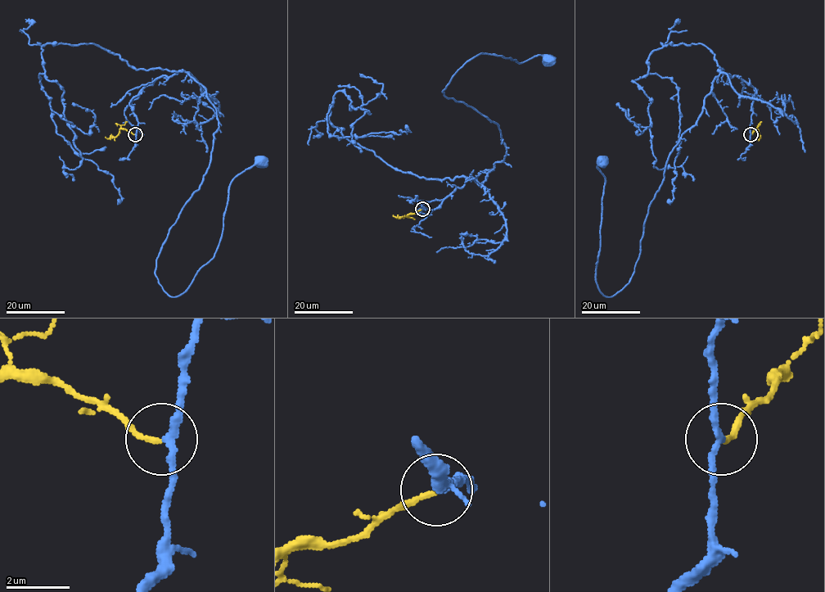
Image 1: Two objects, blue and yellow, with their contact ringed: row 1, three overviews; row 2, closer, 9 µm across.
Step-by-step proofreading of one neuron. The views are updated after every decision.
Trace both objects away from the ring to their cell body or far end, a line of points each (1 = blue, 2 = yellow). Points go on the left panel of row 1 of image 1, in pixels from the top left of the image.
1: (135, 134), (129, 101), (164, 75), (215, 110), (156, 260), (173, 296), (263, 161)
2: (135, 135), (120, 128), (115, 137), (105, 137)

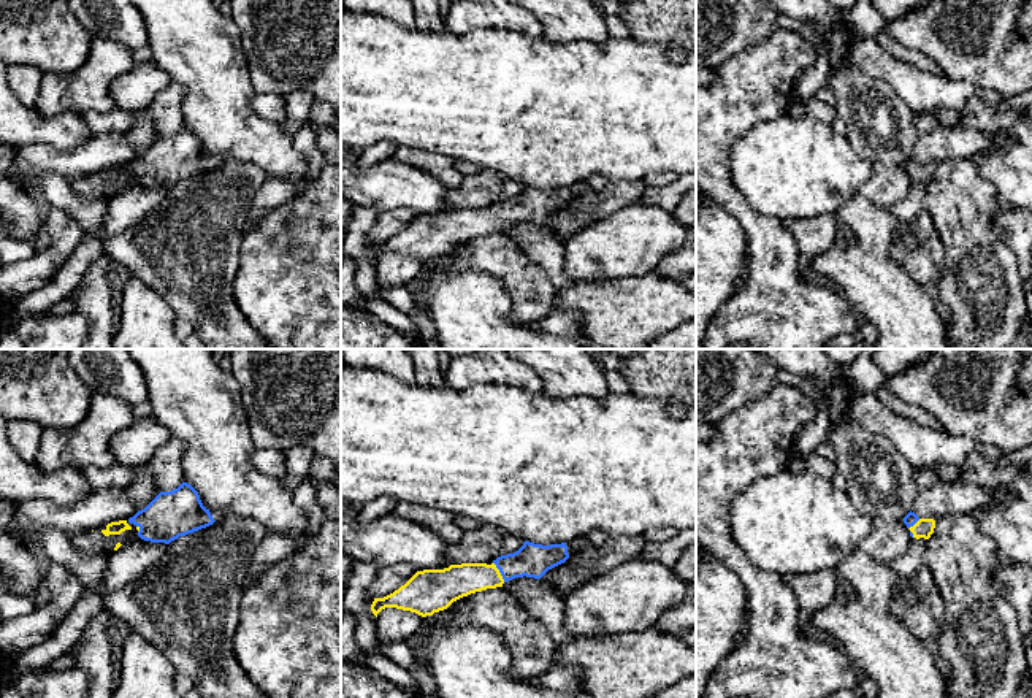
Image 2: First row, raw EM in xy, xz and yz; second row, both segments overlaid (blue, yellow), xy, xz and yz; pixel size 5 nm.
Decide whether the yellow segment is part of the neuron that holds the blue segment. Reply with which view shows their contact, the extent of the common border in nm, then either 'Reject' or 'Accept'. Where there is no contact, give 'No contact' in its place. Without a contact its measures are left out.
Touches blue in xz. Shared border 120 nm. Accept

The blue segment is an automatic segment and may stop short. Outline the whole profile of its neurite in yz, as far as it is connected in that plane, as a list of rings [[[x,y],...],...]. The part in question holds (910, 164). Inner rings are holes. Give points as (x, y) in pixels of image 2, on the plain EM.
[[[912,155],[904,162],[904,168],[910,174],[910,181],[916,184],[919,182],[929,184],[935,173],[934,163],[919,163]]]

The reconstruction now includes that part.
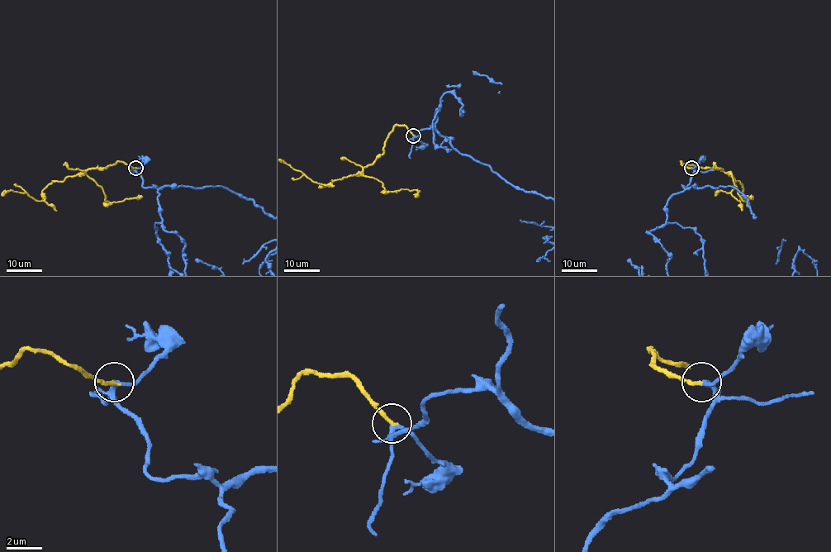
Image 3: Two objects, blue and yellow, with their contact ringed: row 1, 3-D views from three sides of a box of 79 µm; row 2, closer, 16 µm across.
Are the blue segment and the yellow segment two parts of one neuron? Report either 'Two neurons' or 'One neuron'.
One neuron

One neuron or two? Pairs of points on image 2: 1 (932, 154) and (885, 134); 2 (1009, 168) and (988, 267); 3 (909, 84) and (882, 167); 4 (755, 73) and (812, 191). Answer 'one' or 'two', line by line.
1: two
2: two
3: two
4: two

